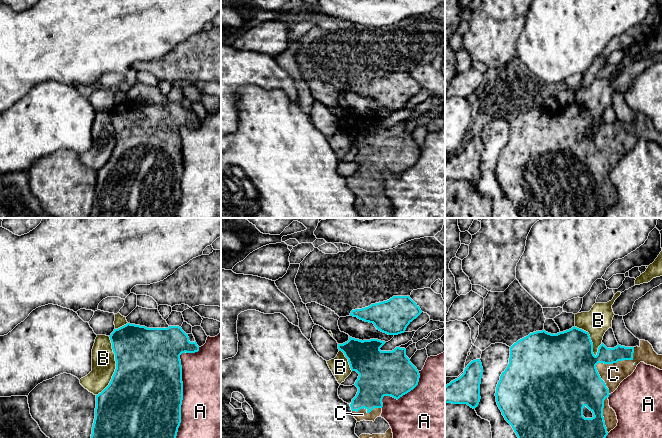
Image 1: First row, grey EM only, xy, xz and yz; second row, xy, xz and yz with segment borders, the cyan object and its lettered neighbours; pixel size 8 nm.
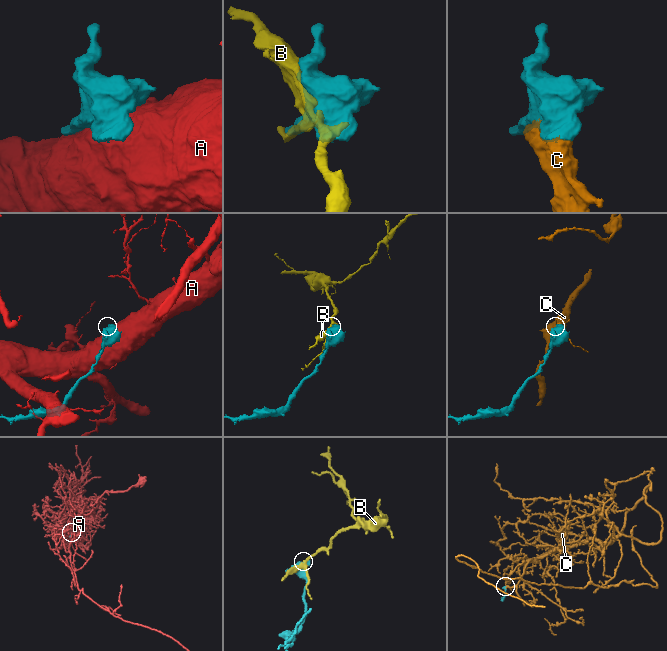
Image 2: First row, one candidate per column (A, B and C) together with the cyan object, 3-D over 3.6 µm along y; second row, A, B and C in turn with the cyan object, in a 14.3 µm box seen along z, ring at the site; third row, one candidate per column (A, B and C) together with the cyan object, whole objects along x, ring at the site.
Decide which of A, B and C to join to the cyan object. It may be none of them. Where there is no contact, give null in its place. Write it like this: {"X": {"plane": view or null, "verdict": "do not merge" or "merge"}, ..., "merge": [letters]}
{"A": {"plane": "xy", "verdict": "do not merge"}, "B": {"plane": "xy", "verdict": "do not merge"}, "C": {"plane": "yz", "verdict": "merge"}, "merge": ["C"]}

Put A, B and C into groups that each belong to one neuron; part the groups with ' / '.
A / B / C

